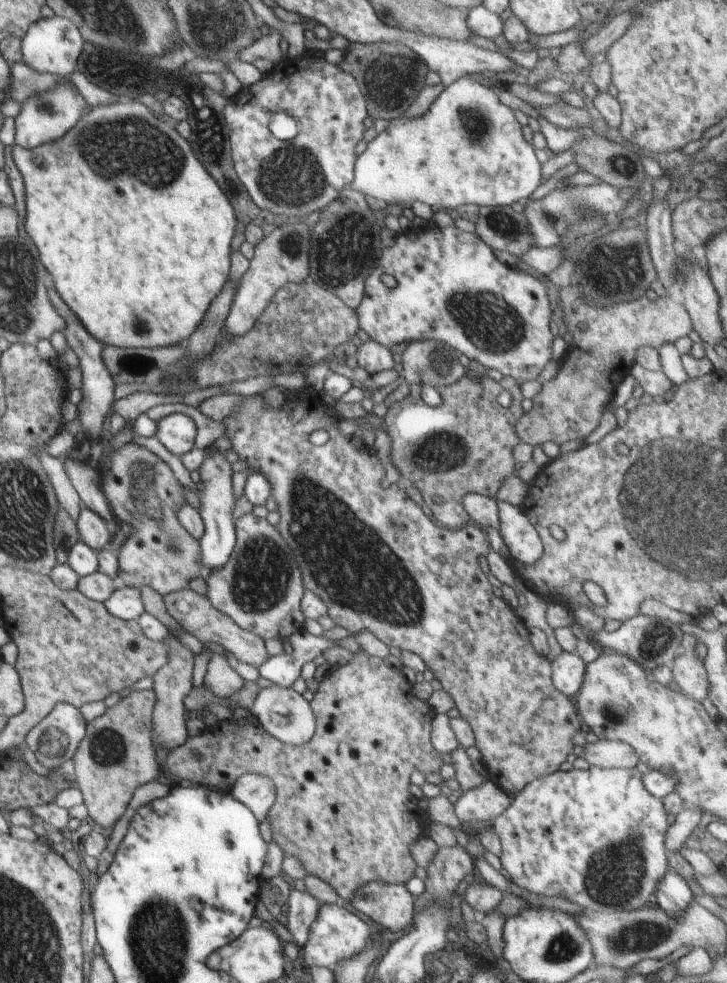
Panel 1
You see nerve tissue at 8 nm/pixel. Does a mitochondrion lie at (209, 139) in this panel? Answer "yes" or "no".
yes

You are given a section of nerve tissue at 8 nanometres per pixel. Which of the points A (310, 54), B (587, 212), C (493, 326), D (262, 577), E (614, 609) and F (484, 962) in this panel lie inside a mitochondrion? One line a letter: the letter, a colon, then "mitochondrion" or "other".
A: other
B: mitochondrion
C: mitochondrion
D: mitochondrion
E: other
F: other

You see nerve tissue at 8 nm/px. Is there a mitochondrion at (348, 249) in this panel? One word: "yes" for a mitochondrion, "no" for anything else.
yes

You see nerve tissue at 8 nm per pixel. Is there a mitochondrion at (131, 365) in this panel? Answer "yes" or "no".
yes

